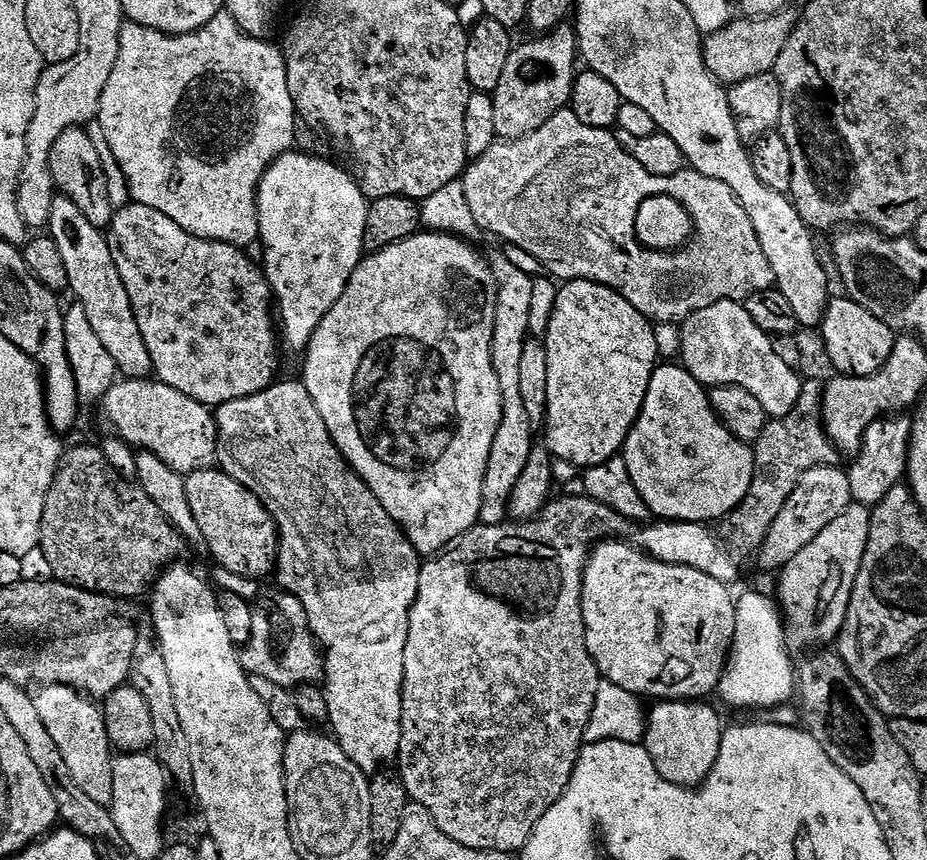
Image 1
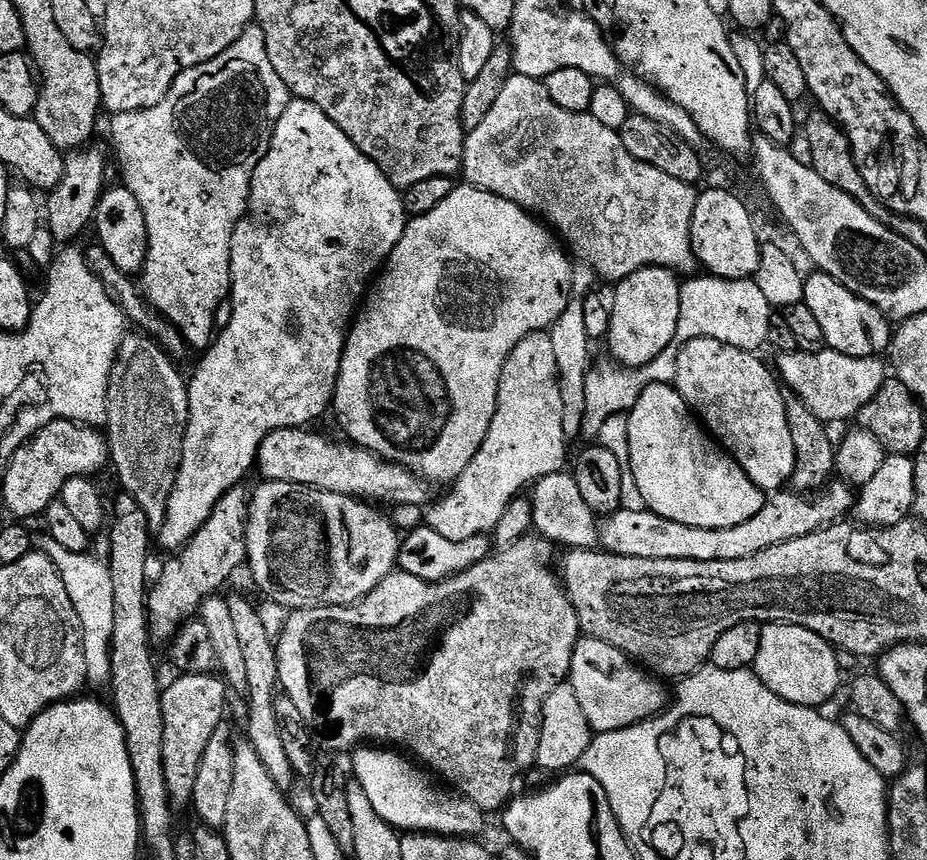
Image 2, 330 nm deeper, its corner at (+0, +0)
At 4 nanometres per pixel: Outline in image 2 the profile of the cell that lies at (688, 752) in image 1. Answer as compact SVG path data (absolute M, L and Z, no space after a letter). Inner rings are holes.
M584 636L576 643L570 683L574 694L578 694L586 722L590 722L596 734L641 724L651 716L659 716L670 703L669 689L667 692L657 677L633 664L626 653L592 636Z

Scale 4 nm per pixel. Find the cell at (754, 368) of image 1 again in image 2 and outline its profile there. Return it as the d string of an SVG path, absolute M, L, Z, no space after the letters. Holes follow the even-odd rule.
M797 350L783 353L779 359L778 376L783 387L804 402L810 414L814 414L828 426L832 426L835 420L859 417L861 410L878 394L878 390L882 390L886 379L885 361L875 356L850 358L831 350L818 354Z

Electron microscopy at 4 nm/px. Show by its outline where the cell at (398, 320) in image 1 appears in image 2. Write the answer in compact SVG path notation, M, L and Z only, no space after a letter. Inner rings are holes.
M453 187L450 198L446 198L446 202L441 202L435 210L430 210L430 214L411 217L405 223L398 246L394 246L387 264L379 273L378 283L367 293L354 323L349 327L348 341L342 354L342 366L338 370L336 397L332 400L336 420L351 443L357 448L373 452L381 460L389 460L391 464L410 470L432 486L451 485L462 474L462 470L470 466L470 458L478 454L490 430L490 422L494 418L498 402L498 382L502 378L506 358L510 358L514 346L518 346L522 338L535 332L548 332L552 324L562 318L562 310L566 310L569 300L574 296L573 261L565 245L537 217L506 198L498 198L481 188L463 187Z

